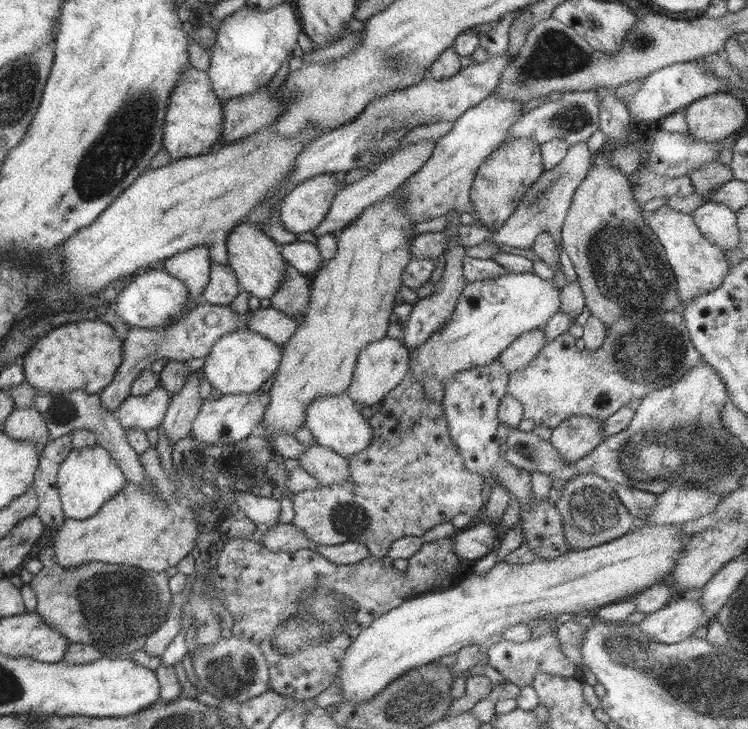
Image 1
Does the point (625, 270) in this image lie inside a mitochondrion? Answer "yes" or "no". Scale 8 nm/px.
yes

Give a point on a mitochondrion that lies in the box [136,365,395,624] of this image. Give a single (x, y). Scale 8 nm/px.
(350, 520)

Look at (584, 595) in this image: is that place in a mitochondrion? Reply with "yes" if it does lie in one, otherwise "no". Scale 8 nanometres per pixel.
no

